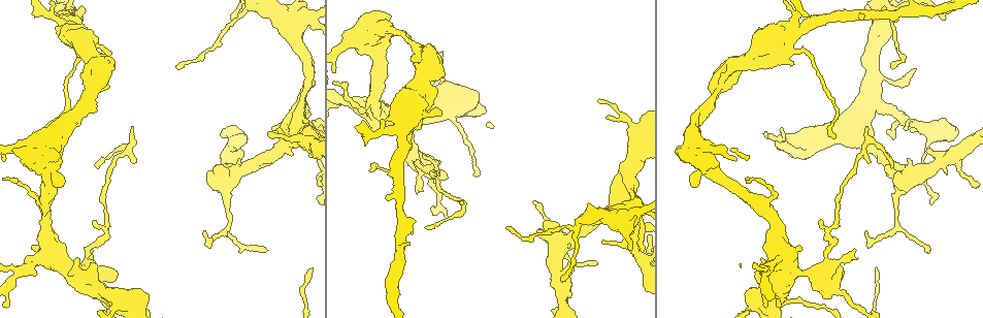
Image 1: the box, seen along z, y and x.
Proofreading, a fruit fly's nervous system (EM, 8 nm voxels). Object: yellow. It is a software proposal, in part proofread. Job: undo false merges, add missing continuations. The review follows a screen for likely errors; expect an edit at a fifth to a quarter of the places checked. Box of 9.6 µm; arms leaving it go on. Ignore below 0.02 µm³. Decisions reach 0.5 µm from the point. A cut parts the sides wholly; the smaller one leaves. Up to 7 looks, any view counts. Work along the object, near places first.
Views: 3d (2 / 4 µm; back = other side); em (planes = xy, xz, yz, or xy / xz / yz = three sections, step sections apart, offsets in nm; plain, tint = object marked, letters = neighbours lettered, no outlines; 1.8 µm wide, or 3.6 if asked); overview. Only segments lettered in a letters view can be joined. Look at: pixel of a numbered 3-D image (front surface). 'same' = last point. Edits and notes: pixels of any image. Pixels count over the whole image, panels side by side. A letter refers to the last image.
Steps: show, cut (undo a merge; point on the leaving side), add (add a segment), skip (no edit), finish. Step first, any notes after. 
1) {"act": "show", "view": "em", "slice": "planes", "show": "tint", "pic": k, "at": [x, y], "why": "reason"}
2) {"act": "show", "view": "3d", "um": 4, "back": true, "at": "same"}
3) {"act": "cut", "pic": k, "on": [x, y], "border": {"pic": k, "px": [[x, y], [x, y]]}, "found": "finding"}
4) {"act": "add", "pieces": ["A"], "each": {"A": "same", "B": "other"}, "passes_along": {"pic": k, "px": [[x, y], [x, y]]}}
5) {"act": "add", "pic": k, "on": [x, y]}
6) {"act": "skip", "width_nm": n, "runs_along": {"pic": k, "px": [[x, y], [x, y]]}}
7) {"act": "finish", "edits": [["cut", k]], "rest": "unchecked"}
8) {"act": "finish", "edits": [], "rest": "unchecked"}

{"act": "show", "view": "em", "slice": "planes", "show": "plain", "pic": 1, "at": [853, 252], "why": "an open end"}

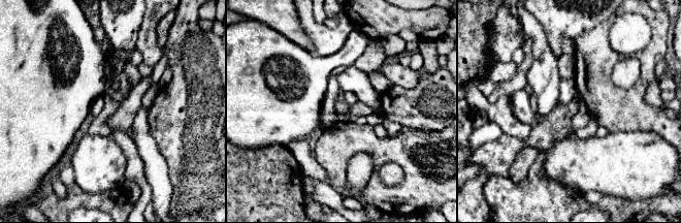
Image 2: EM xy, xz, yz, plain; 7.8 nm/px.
{"act": "show", "view": "em", "slice": "planes", "show": "tint", "at": "same", "why": "where the object lies"}

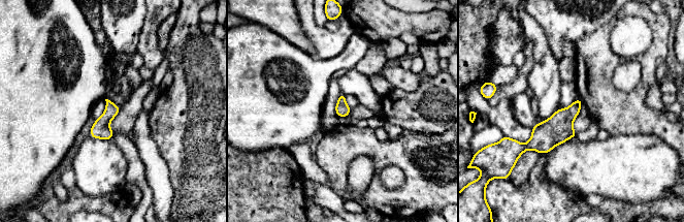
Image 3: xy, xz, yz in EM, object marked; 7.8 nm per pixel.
{"act": "show", "view": "em", "slice": "planes", "show": "letters", "at": "same"}

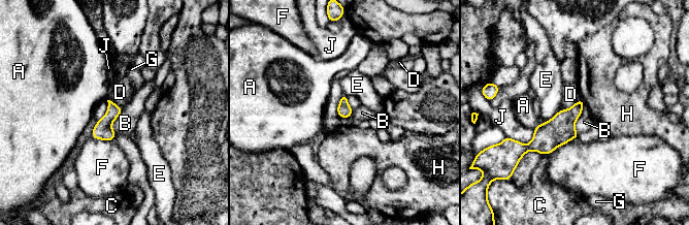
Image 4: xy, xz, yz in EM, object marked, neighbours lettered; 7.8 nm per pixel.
{"act": "skip", "width_nm": 100, "each": {"A": "other", "B": "other", "C": "other", "D": "other", "E": "other", "F": "other", "G": "other", "H": "other", "J": "other"}, "border": {"pic": 4, "px": [[584, 104], [575, 123], [578, 134]]}, "found": "none of them fits"}

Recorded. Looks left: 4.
{"act": "show", "view": "3d", "um": 2, "pic": 1, "at": [133, 163], "why": "thin end"}

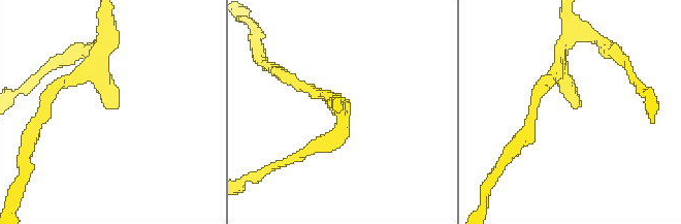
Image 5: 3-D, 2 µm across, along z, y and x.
{"act": "show", "view": "em", "slice": "xz", "step": 16, "show": "plain", "pic": 5, "at": [118, 107]}

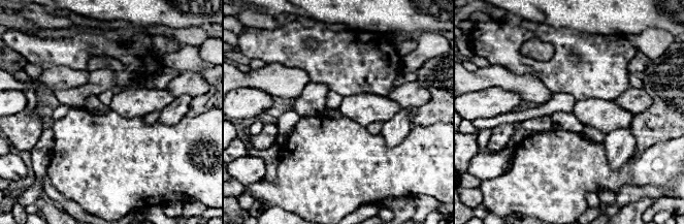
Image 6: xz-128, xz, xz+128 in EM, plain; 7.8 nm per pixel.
{"act": "show", "view": "em", "slice": "xz", "step": 16, "show": "letters", "at": "same"}

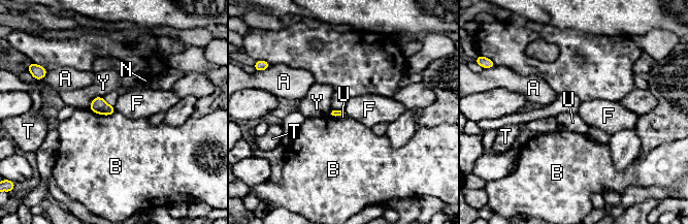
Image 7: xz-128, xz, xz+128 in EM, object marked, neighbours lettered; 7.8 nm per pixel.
{"act": "skip", "each": {"A": "other", "B": "other", "F": "other", "N": "other", "T": "other", "U": "other", "Y": "other"}, "border": {"pic": 7, "px": [[113, 105], [116, 110]]}, "found": "none of them fits"}

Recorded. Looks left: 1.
{"act": "finish", "edits": [], "rest": "unchecked"}

